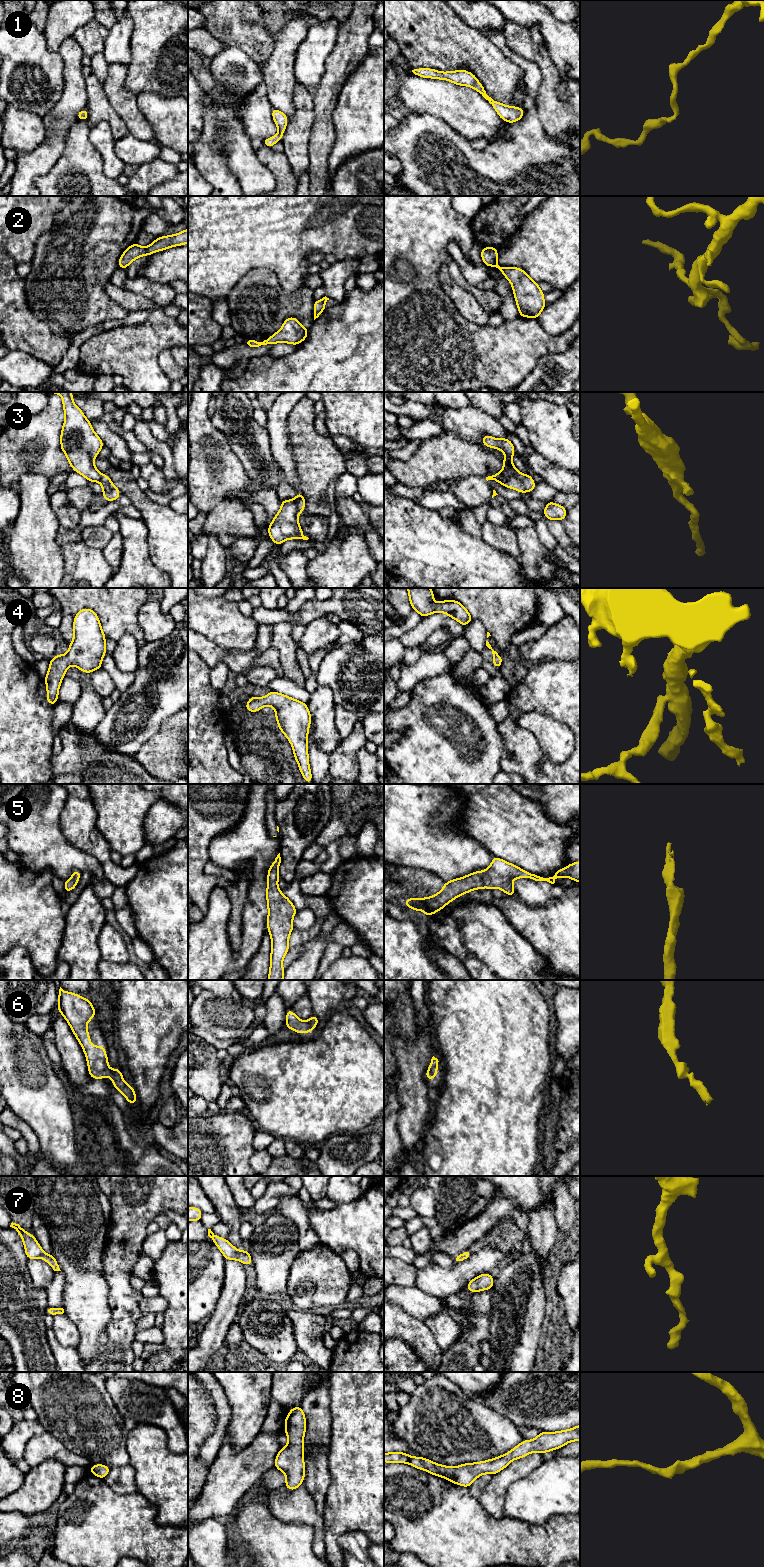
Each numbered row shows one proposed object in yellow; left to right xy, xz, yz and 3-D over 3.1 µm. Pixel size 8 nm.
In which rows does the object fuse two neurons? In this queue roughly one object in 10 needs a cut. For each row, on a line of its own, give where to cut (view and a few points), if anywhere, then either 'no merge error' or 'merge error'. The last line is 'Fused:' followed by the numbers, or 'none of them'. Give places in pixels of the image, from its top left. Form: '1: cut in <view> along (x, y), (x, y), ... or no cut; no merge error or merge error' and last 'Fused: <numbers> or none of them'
1: no cut; no merge error
2: no cut; no merge error
3: cut in xz along (295, 498), (299, 512); merge error
4: no cut; no merge error
5: no cut; no merge error
6: no cut; no merge error
7: no cut; no merge error
8: no cut; no merge error
Fused: 3

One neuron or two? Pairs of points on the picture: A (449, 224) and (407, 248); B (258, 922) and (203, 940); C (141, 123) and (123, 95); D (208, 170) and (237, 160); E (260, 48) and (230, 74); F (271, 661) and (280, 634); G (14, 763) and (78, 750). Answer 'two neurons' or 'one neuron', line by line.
A: one neuron
B: one neuron
C: one neuron
D: two neurons
E: two neurons
F: two neurons
G: two neurons

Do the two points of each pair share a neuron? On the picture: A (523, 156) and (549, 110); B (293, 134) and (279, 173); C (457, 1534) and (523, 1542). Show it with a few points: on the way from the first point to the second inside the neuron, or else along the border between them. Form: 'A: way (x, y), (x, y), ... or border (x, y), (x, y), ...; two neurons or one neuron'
A: border (534, 101), (536, 114), (544, 132); two neurons
B: border (283, 152), (296, 176); two neurons
C: way (473, 1542), (507, 1542); one neuron

